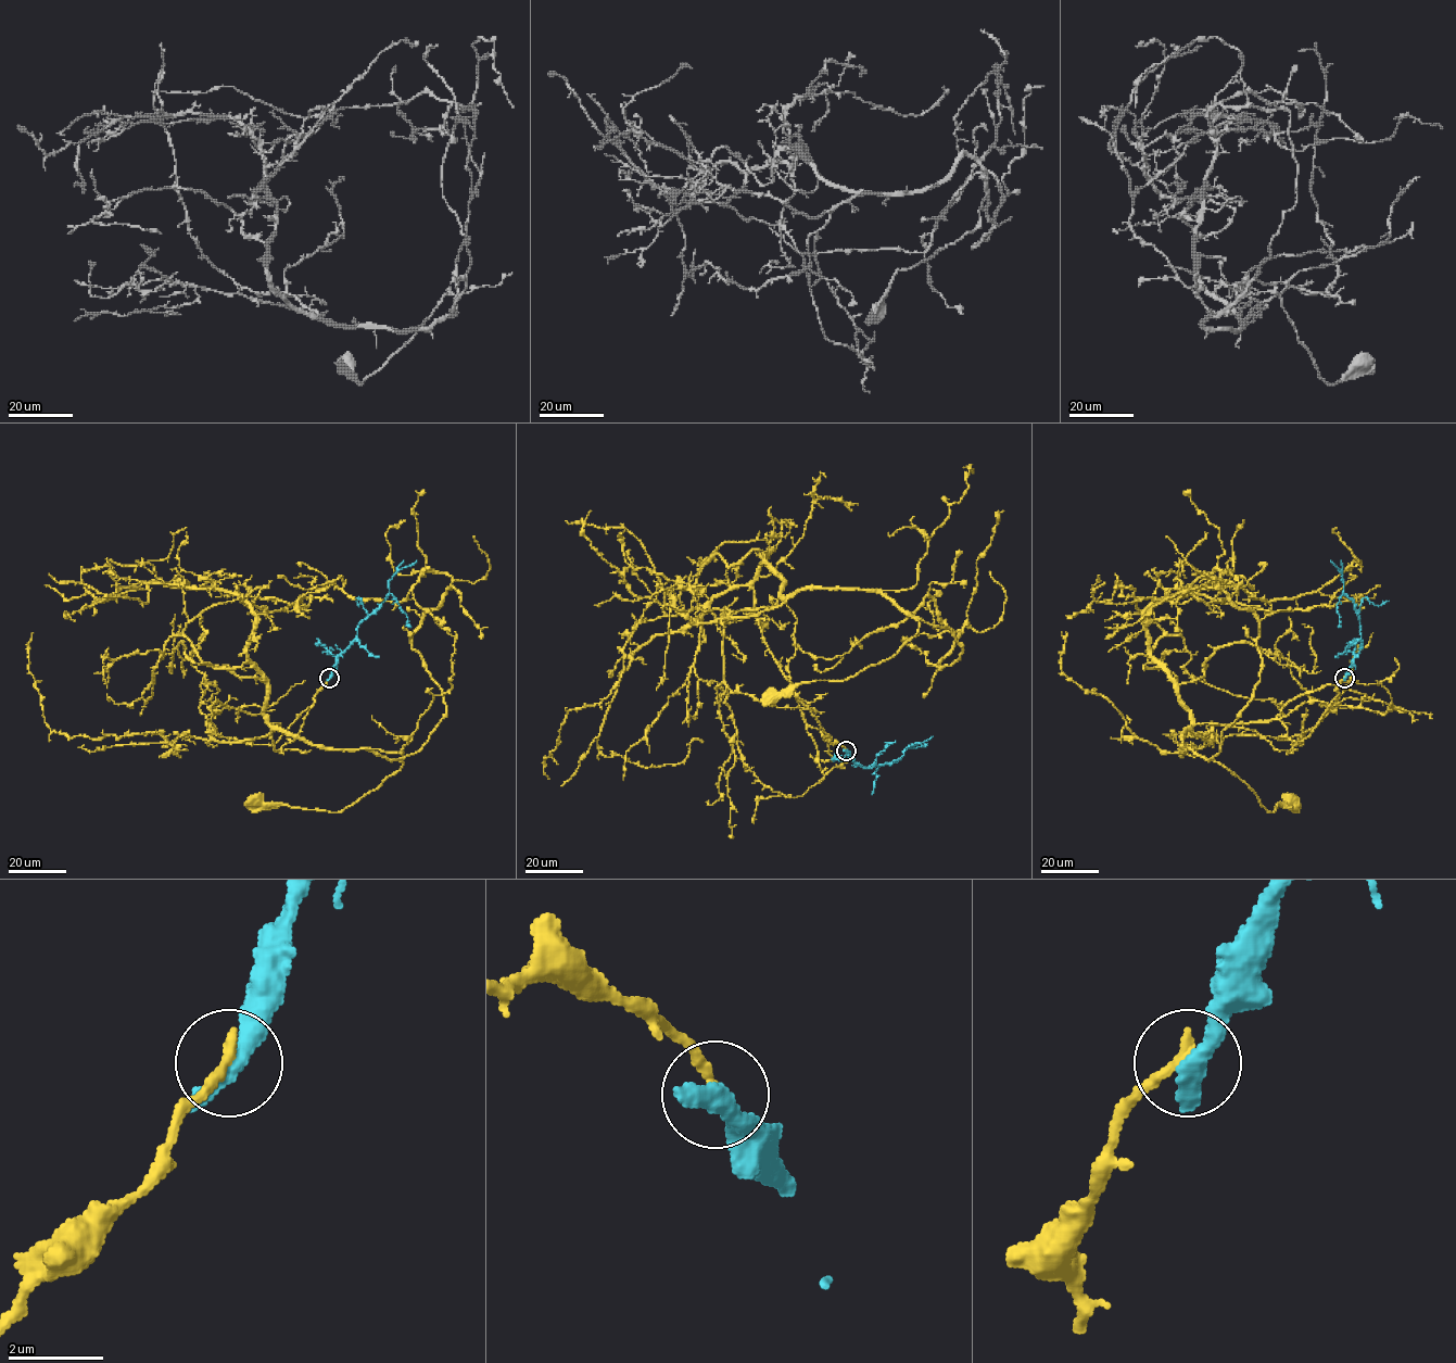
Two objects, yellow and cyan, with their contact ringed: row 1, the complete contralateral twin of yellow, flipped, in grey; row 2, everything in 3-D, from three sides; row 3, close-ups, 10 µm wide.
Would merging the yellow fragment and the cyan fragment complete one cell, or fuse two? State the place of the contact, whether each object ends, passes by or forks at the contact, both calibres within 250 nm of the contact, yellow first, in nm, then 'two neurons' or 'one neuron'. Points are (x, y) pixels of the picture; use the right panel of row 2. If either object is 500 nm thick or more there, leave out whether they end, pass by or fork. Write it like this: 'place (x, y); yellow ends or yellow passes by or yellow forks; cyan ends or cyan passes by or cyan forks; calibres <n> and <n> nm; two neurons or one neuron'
place (1344, 678); calibres 240 and 550 nm; two neurons

